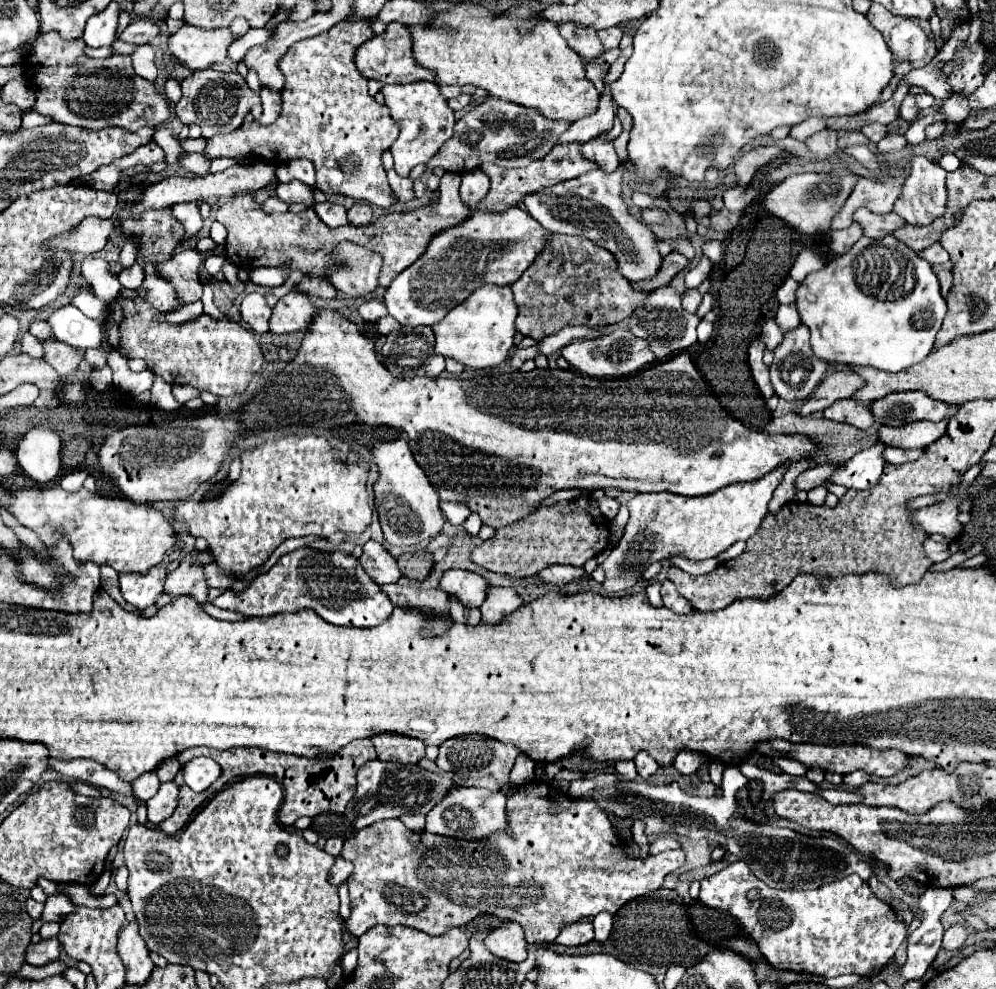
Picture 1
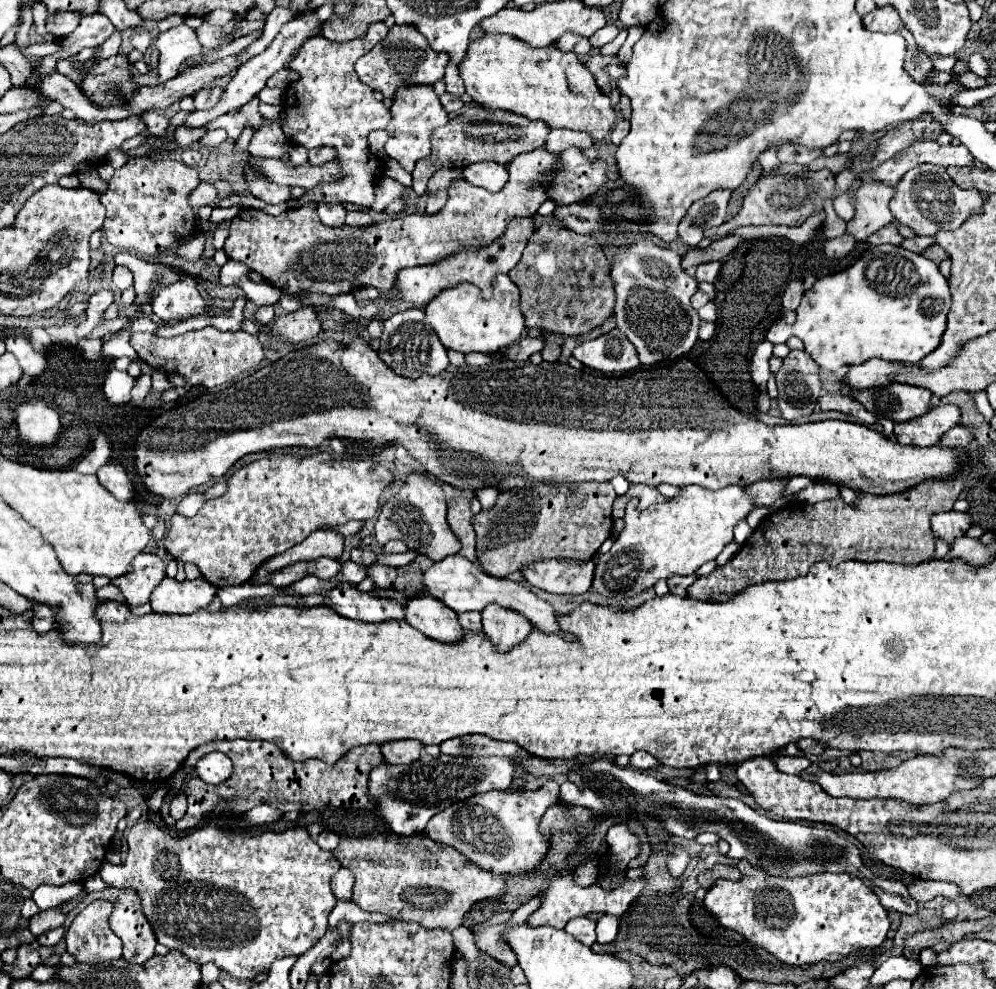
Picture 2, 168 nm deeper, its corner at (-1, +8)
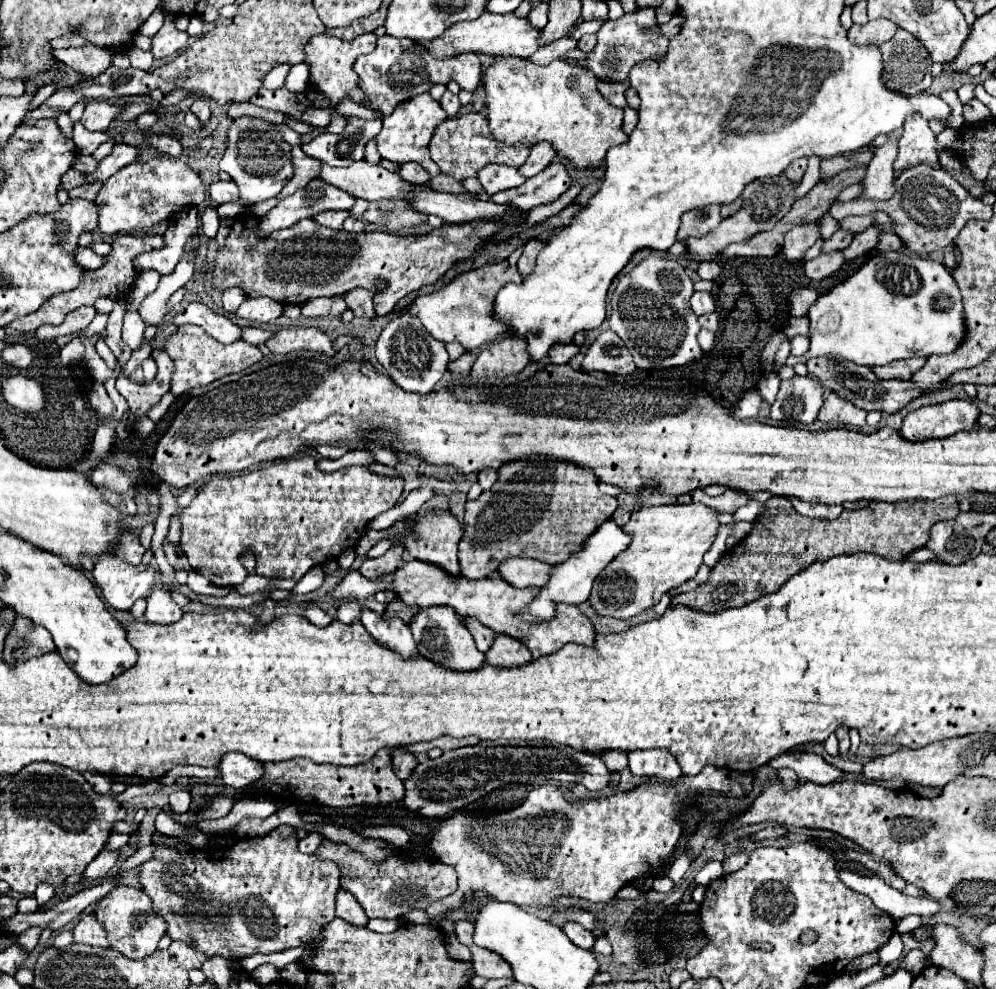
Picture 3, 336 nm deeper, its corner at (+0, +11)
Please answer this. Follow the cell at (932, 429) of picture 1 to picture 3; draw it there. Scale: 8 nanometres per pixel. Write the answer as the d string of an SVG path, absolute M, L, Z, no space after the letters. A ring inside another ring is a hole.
M948 400L944 404L928 404L910 412L900 428L902 438L922 442L932 438L948 438L962 430L972 430L978 408L970 400Z

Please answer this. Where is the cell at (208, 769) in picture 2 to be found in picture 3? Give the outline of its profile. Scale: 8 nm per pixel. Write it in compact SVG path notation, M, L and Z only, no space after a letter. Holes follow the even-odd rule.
M228 752L220 758L216 766L218 778L226 786L234 788L246 788L250 786L258 776L262 776L262 764L254 758L242 756L238 752Z

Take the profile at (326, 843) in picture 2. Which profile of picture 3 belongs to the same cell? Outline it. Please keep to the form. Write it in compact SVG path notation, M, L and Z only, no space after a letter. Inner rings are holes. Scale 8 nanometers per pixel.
M310 832L310 834L302 836L302 840L300 840L298 848L300 848L302 852L306 852L306 854L312 854L312 852L316 852L316 850L320 848L322 840L324 840L324 838L322 838L320 834L316 834L316 832Z

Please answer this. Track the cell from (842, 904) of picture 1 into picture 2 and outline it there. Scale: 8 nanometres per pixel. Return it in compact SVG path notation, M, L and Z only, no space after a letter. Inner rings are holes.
M739 861L739 881L717 881L705 895L705 907L711 911L719 925L743 935L751 945L763 947L775 955L781 963L801 967L817 961L839 961L859 949L879 947L889 933L887 911L879 903L877 895L865 887L857 877L845 873L815 873L801 877L769 877L765 871L751 867L747 861Z

